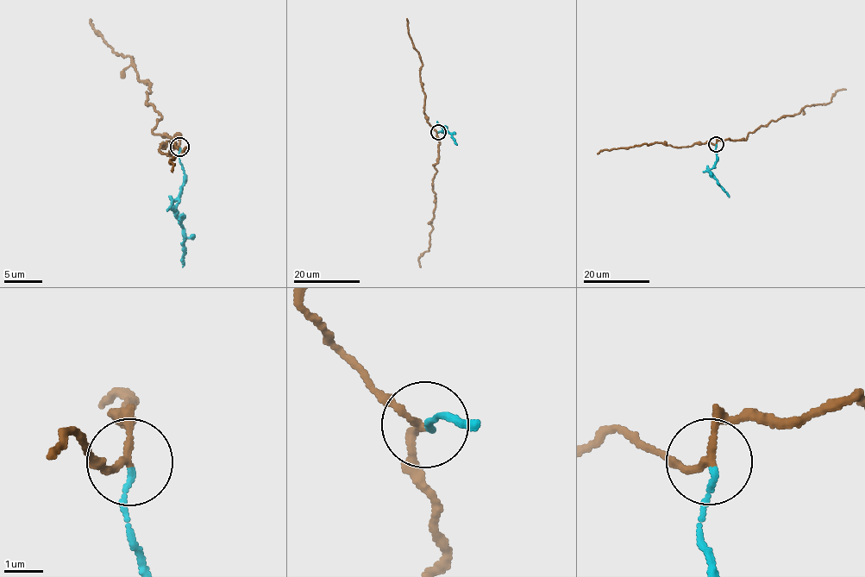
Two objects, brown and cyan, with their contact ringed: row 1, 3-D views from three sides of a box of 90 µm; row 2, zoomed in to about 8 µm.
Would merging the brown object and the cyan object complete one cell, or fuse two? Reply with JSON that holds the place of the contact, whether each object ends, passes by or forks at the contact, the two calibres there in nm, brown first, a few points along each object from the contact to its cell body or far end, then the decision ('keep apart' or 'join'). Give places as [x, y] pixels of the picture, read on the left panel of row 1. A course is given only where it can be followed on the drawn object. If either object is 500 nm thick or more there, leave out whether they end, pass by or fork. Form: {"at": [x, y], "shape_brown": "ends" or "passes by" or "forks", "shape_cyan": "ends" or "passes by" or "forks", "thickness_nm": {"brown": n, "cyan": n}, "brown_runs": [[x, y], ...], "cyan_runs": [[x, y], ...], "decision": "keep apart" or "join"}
{"at": [179, 147], "shape_brown": "passes by", "shape_cyan": "ends", "thickness_nm": {"brown": 150, "cyan": 130}, "brown_runs": [[179, 147], [179, 134], [152, 131], [160, 116], [147, 104], [149, 84], [91, 20]], "cyan_runs": [[179, 147], [183, 189], [175, 215], [183, 228], [183, 267]], "decision": "keep apart"}

